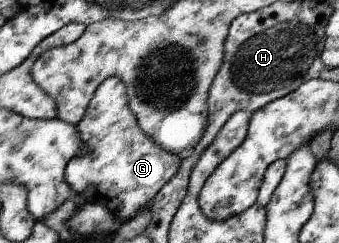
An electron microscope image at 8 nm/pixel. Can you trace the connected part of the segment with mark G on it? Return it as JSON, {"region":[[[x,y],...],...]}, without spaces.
{"region":[[[108,77],[100,83],[87,106],[85,118],[76,127],[81,132],[82,143],[86,145],[88,153],[78,155],[73,160],[68,171],[69,186],[77,194],[83,195],[86,201],[109,207],[114,216],[128,223],[144,209],[144,205],[152,204],[162,187],[178,173],[182,156],[162,149],[142,131],[130,109],[126,85],[119,77]]]}

